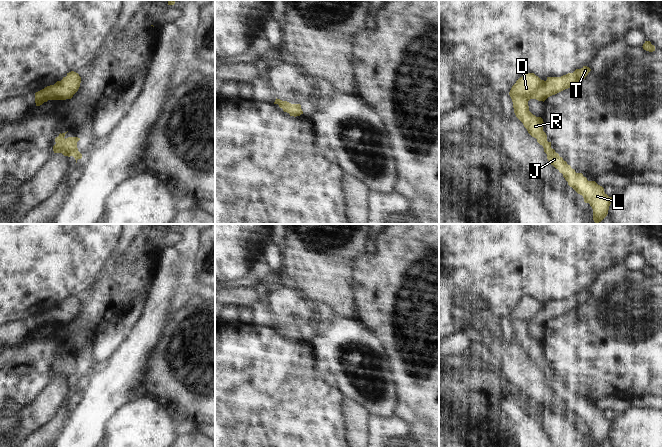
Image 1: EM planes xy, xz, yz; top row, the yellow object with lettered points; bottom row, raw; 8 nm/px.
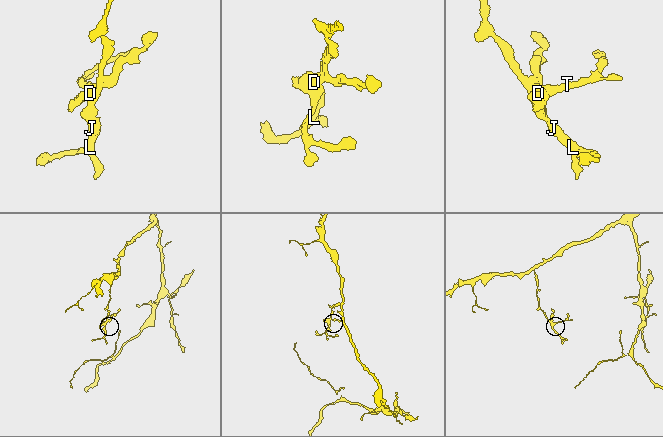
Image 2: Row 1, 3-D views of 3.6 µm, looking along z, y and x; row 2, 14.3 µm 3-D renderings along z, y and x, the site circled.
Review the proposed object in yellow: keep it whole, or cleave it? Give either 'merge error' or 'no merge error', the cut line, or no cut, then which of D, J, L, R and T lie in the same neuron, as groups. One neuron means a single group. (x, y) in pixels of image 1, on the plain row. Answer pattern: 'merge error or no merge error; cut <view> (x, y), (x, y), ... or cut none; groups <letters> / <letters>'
no merge error; cut none; groups D J L R T

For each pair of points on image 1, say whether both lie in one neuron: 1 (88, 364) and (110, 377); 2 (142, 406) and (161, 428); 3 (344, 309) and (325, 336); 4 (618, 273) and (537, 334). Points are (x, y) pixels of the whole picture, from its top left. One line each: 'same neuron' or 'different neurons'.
1: different neurons
2: same neuron
3: different neurons
4: different neurons

